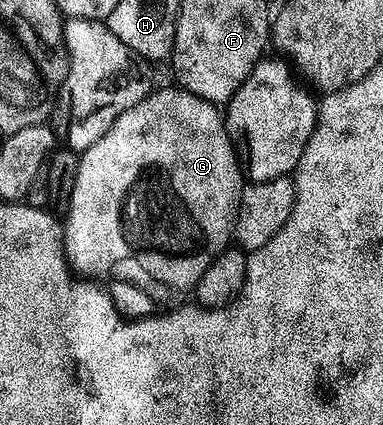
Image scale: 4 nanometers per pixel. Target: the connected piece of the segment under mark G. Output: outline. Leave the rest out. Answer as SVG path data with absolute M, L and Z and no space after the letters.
M156 88L148 97L141 99L141 103L122 113L113 123L113 127L109 127L109 131L105 131L105 135L101 135L101 139L93 143L93 147L82 150L71 201L65 207L67 221L65 217L62 222L63 253L67 256L71 273L83 279L90 279L106 289L120 313L128 319L149 317L158 314L164 307L178 307L194 294L201 275L205 275L205 267L209 267L209 263L213 263L213 259L217 259L217 255L232 244L241 191L245 184L243 166L239 163L235 146L231 144L227 122L220 106L193 95L188 89L174 88Z

